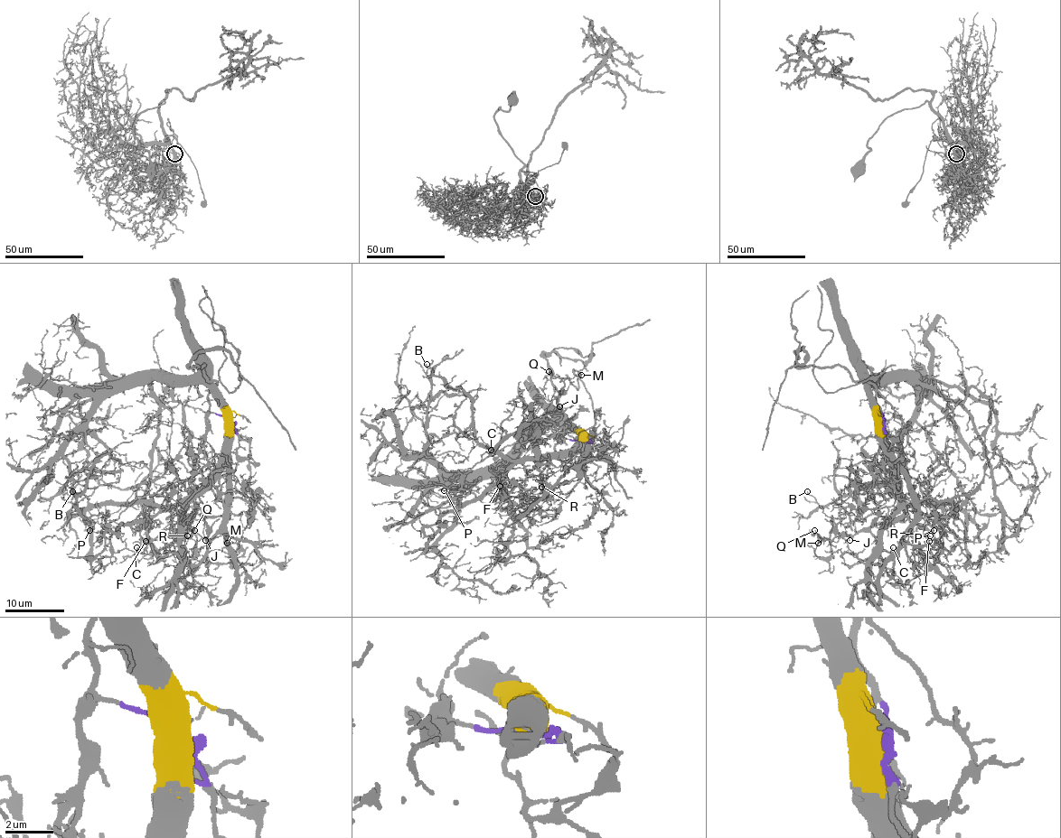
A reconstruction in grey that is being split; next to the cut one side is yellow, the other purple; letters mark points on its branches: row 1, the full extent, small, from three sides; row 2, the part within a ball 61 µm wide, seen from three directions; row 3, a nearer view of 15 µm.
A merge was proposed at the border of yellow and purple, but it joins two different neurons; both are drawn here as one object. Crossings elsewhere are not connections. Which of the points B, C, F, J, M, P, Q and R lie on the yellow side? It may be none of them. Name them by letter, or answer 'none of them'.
B, C

